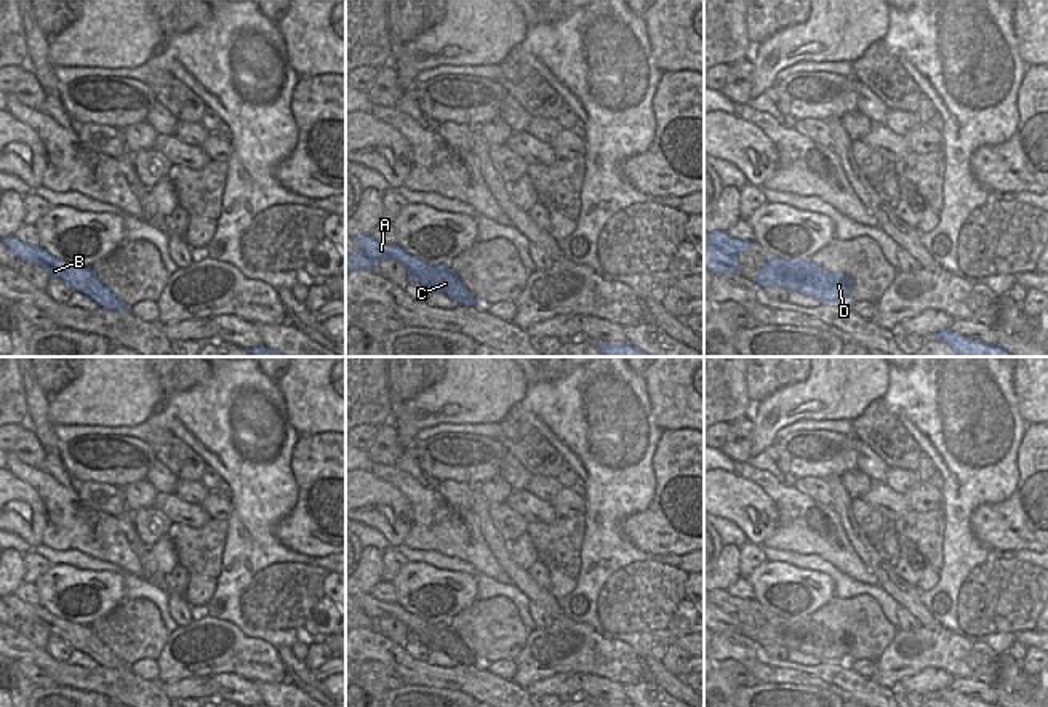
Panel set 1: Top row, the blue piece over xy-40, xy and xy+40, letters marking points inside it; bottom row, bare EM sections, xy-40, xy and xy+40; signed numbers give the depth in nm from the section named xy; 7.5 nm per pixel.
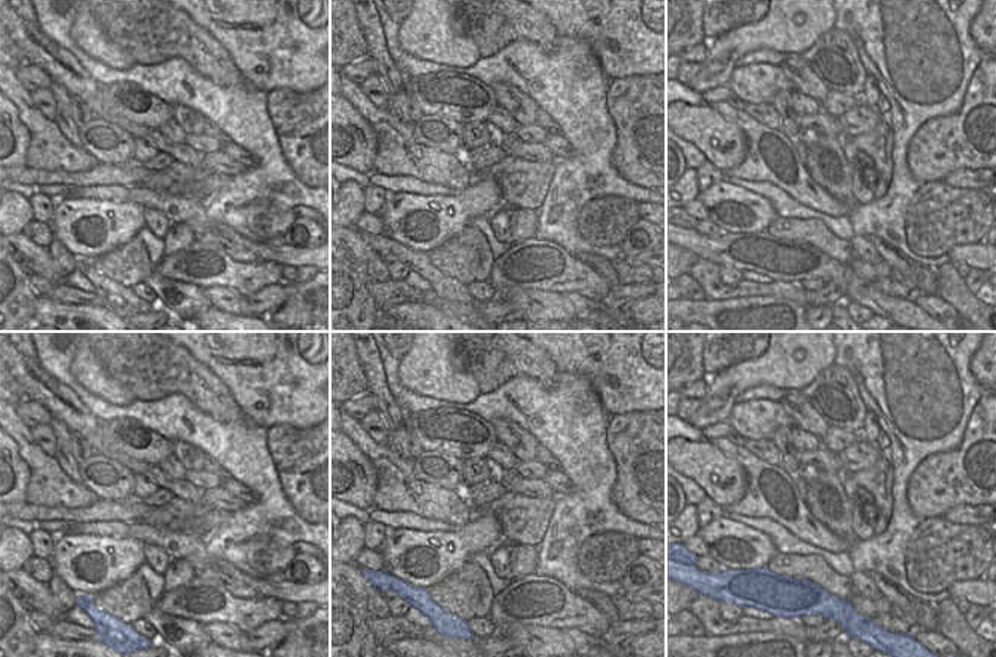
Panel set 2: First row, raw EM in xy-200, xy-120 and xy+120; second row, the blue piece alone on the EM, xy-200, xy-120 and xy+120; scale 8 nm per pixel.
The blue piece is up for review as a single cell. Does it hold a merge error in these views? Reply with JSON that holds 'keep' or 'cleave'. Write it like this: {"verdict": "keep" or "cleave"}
{"verdict": "cleave"}

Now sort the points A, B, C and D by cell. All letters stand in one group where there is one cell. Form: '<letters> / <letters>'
A B C / D

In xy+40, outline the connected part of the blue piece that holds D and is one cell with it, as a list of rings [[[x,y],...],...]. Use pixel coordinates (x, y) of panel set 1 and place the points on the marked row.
[[[771,258],[758,272],[755,282],[765,290],[768,286],[800,293],[821,304],[846,304],[851,278],[845,274],[830,274],[811,262],[811,259]]]

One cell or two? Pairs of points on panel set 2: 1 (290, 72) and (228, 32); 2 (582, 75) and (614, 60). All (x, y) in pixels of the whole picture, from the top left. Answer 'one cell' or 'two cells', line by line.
1: one cell
2: two cells

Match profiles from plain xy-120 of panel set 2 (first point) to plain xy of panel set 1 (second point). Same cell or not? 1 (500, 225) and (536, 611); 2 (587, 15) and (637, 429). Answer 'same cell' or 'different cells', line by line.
1: same cell
2: different cells

